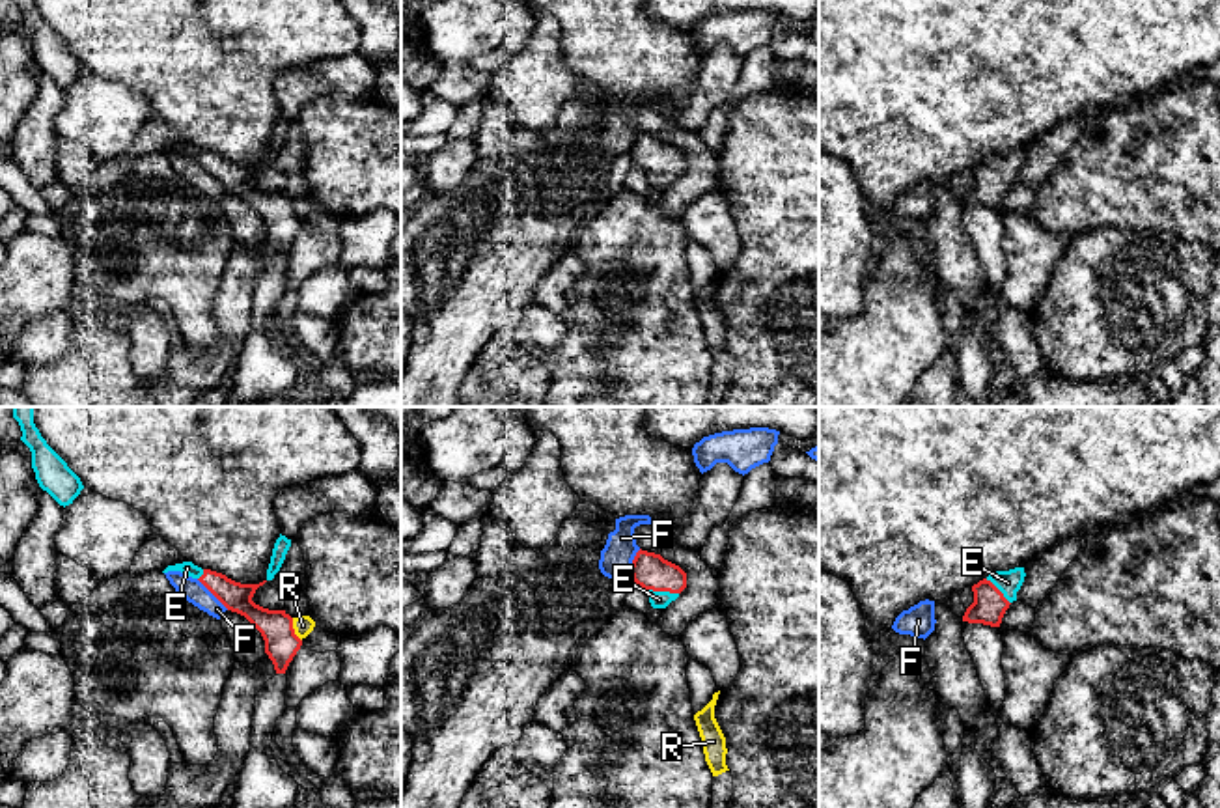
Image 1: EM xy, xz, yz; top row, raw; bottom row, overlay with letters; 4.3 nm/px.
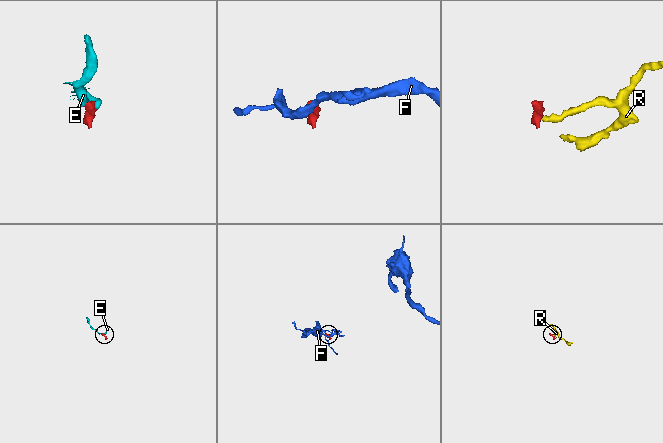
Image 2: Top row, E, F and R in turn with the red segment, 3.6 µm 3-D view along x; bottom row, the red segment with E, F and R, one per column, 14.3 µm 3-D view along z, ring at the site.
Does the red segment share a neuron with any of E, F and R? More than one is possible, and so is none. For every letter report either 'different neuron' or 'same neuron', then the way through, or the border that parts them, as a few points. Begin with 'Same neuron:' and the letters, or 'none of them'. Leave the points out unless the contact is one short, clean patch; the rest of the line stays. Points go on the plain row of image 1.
Same neuron: E
E: same neuron; runs through xz (651, 153), (663, 172), (659, 181)
F: different neuron; border along xy (196, 161), (228, 191)
R: different neuron; border along xy (291, 200), (291, 209), (301, 222)

